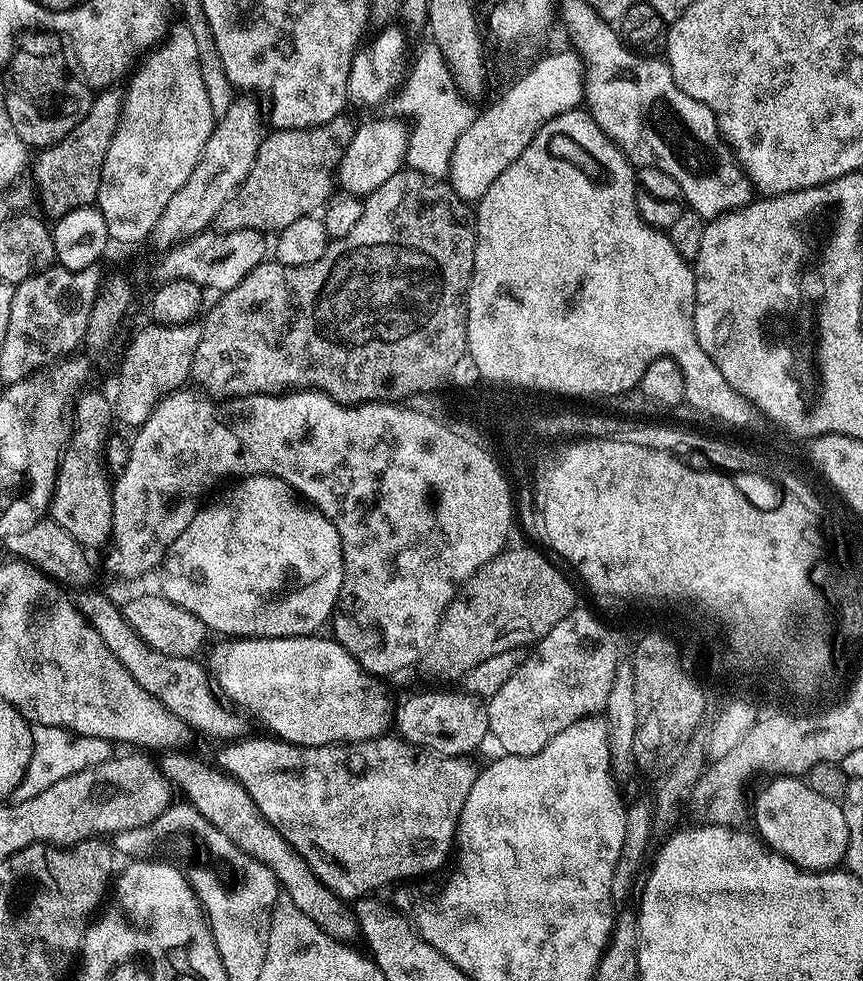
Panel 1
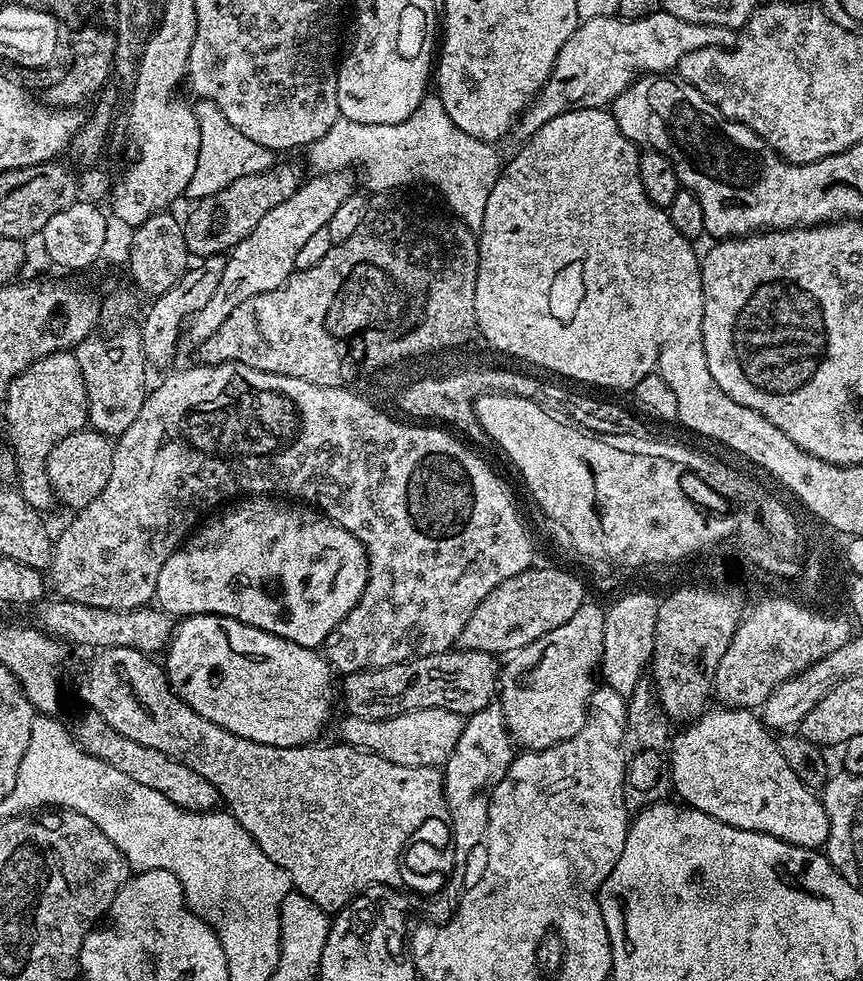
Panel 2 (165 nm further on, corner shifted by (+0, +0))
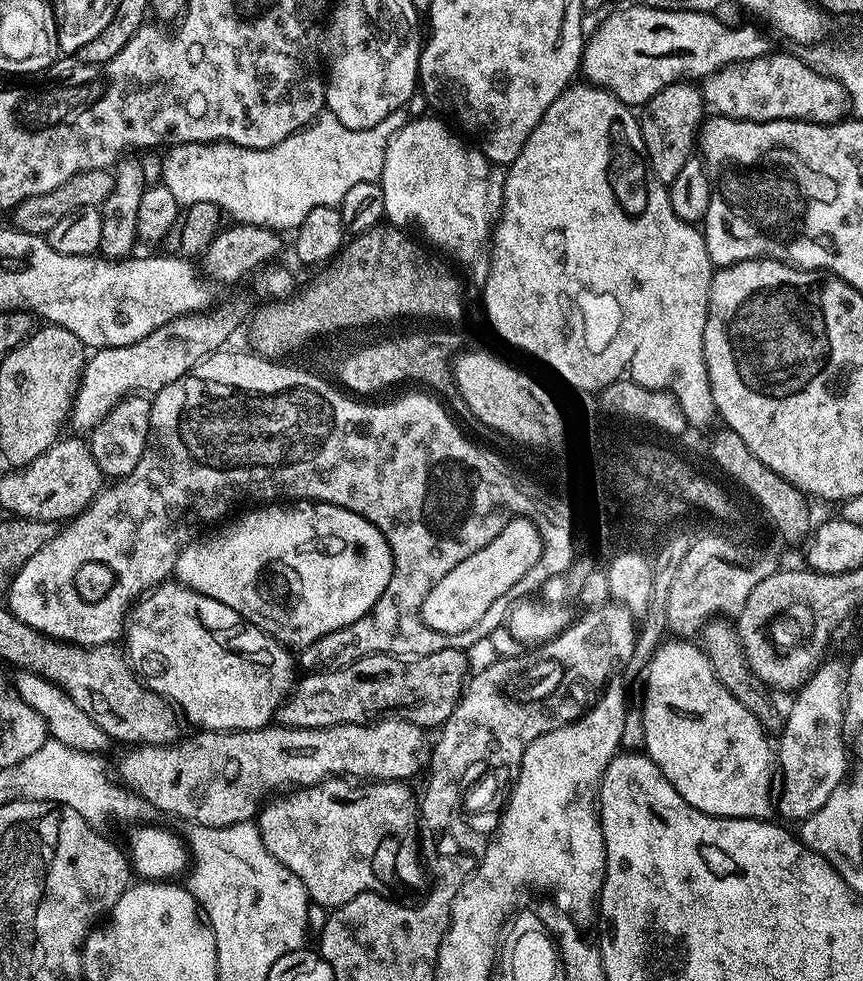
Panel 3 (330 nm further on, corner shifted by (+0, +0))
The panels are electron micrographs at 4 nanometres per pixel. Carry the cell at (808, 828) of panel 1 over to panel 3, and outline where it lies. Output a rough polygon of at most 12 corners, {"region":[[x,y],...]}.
{"region":[[703,647],[649,663],[642,748],[711,816],[771,821],[777,749]]}

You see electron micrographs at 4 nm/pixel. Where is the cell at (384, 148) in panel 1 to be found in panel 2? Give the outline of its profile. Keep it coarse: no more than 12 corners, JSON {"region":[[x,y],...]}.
{"region":[[351,171],[305,179],[227,253],[186,324],[199,346],[246,298],[278,290],[353,195]]}

